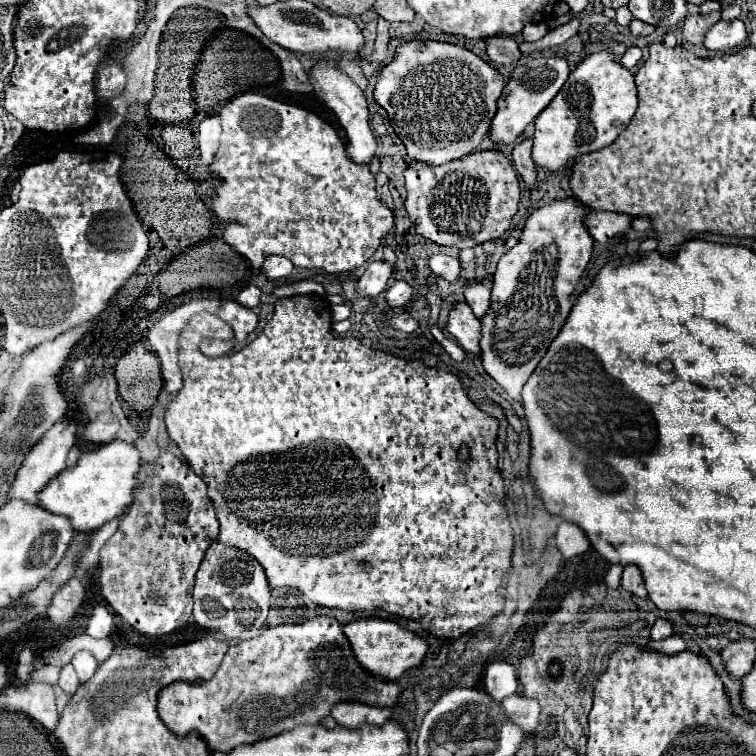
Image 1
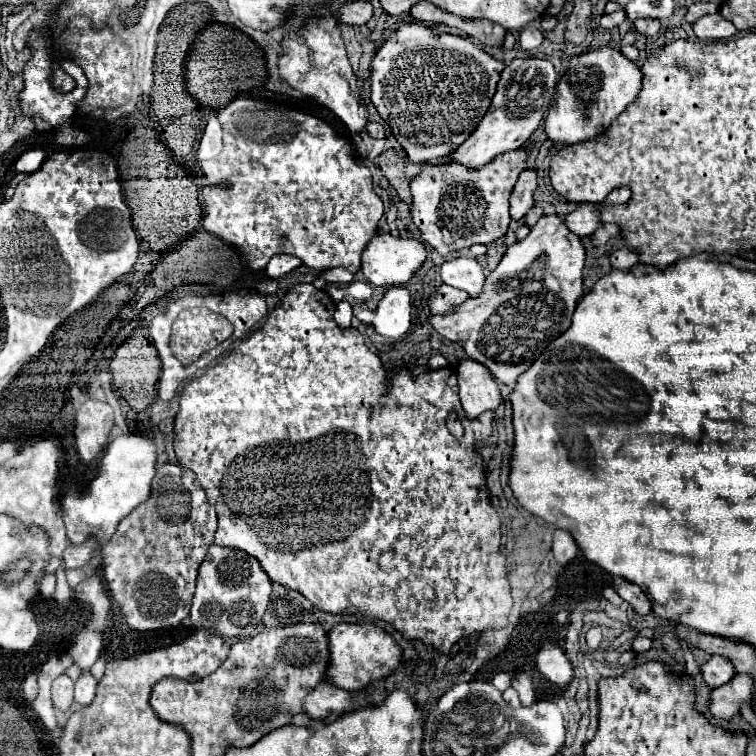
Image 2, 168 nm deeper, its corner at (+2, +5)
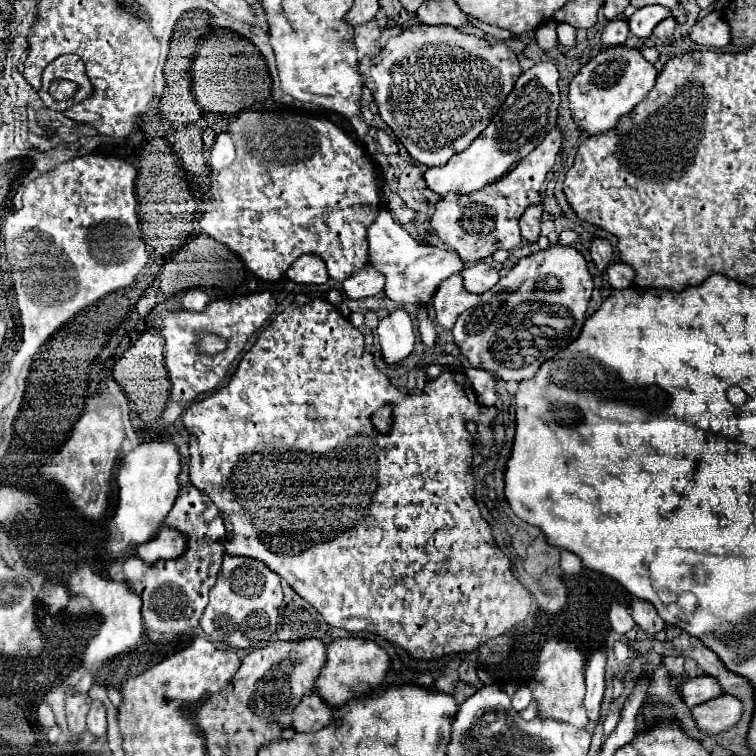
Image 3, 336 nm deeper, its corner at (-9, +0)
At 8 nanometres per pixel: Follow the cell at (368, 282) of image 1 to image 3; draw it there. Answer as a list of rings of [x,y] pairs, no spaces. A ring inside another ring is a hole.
[[[386,206],[380,208],[376,220],[368,228],[368,252],[370,264],[386,276],[386,298],[394,302],[426,302],[428,298],[432,298],[436,286],[442,280],[446,280],[452,274],[460,274],[466,268],[456,252],[436,246],[424,246],[418,240],[414,240],[400,224],[392,220]]]

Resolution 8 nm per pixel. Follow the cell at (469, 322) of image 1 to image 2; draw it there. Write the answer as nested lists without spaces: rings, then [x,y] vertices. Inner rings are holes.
[[[441,285],[429,299],[429,307],[431,307],[431,315],[443,315],[449,313],[453,309],[457,309],[463,301],[467,301],[469,295],[461,289],[449,287],[449,285]]]

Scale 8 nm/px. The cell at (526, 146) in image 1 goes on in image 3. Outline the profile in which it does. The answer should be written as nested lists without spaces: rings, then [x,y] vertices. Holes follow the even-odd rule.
[[[532,206],[524,212],[524,216],[520,218],[520,230],[522,236],[532,244],[538,240],[540,236],[540,216],[542,216],[542,206]]]

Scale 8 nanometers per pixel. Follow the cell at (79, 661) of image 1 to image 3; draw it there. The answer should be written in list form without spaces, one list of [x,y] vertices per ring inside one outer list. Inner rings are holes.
[[[98,700],[92,702],[88,712],[88,732],[92,732],[96,738],[106,736],[106,708]]]

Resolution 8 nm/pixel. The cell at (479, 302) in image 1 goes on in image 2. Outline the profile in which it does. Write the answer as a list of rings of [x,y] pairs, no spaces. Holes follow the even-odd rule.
[[[457,257],[457,259],[445,261],[439,273],[441,273],[443,283],[463,289],[471,297],[477,297],[485,283],[483,267],[477,263],[477,259],[471,259],[471,257]]]

